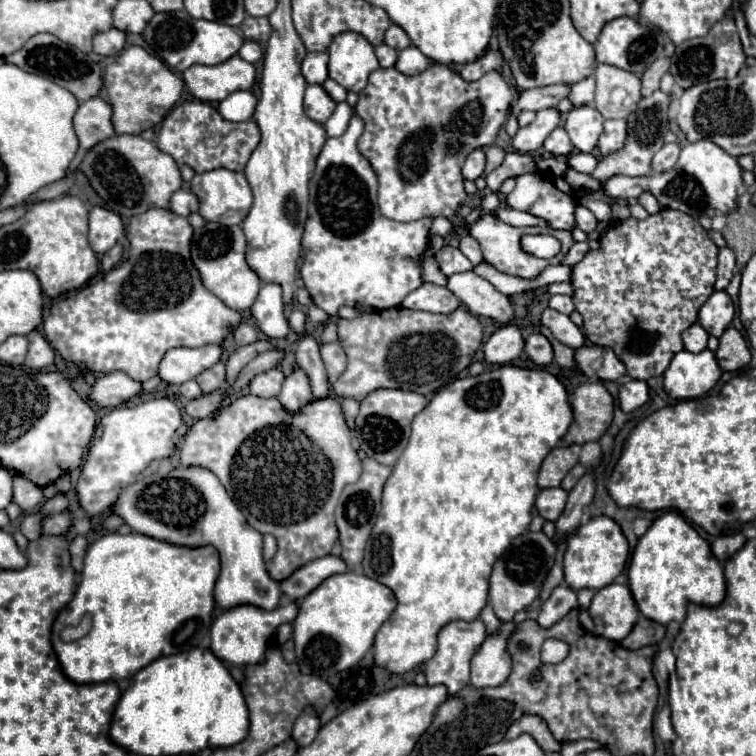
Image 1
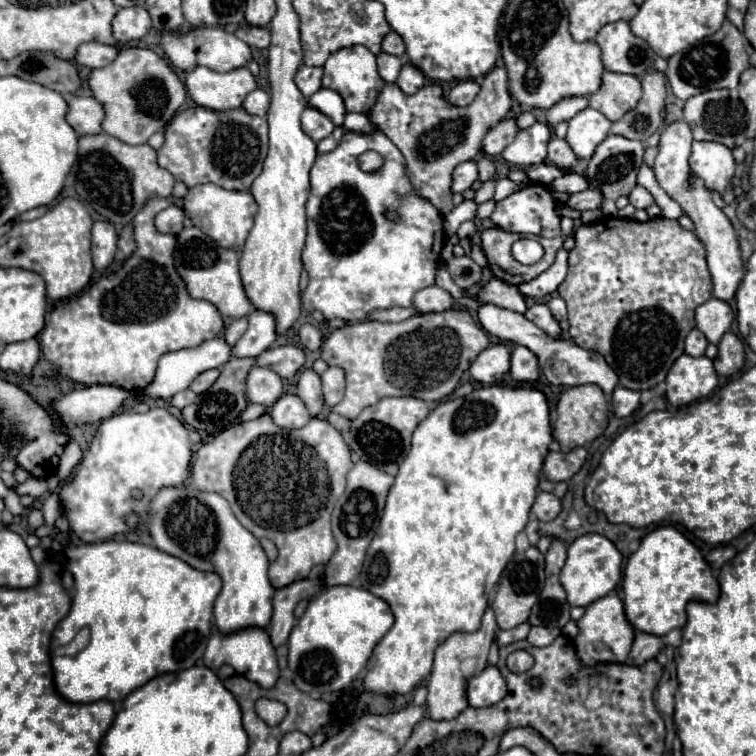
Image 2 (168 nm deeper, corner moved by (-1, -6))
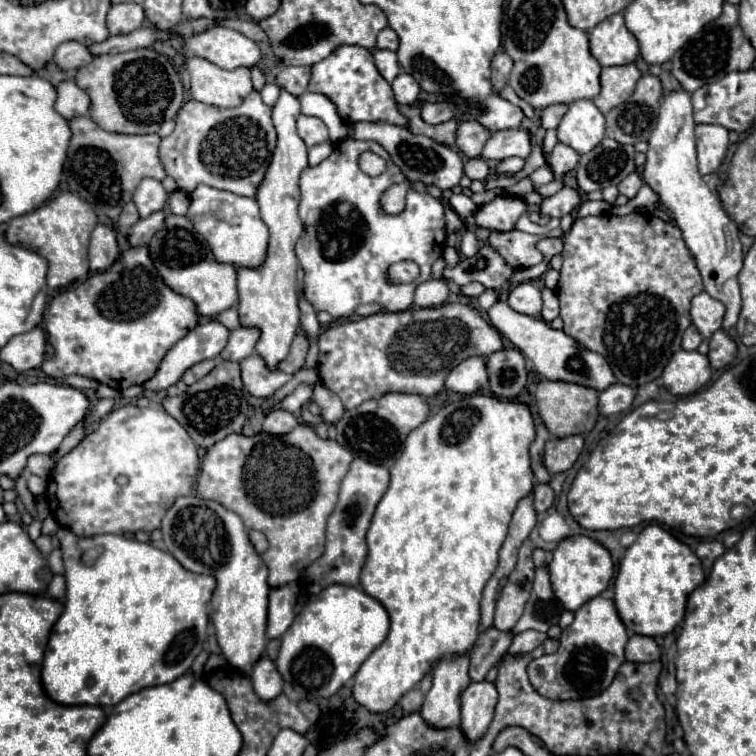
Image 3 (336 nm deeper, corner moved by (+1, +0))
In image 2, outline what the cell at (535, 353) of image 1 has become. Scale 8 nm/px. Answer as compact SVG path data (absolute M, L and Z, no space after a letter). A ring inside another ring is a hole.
M516 346L510 352L510 378L518 384L528 384L538 378L538 358L524 346Z

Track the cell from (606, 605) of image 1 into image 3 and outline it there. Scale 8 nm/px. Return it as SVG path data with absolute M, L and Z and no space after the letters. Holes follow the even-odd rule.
M596 596L578 608L574 622L564 628L560 636L560 650L556 654L536 658L528 664L530 682L542 696L552 700L596 696L612 684L616 670L624 662L626 642L628 632L620 622L614 600Z

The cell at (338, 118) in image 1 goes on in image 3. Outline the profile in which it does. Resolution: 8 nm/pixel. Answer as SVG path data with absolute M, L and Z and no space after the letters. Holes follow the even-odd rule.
M326 140L326 142L322 142L322 144L316 144L316 146L312 146L310 148L310 152L308 152L308 160L310 160L310 164L314 166L314 164L320 164L324 158L328 158L330 156L330 152L332 152L332 142L330 140Z

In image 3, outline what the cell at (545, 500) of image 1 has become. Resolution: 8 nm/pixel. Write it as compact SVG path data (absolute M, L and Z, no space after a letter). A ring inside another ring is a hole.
M536 484L532 496L536 512L546 512L554 504L554 490L548 484Z

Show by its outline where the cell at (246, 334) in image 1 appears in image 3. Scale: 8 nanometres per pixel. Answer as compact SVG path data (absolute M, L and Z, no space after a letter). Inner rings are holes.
M232 306L230 310L224 310L218 314L216 318L220 324L224 324L228 330L236 330L240 326L240 320L238 320L238 308Z

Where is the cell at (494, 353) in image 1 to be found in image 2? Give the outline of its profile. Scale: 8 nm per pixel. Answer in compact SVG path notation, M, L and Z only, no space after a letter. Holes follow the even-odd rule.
M504 344L488 346L478 354L478 358L470 364L468 374L472 380L492 386L492 384L502 384L508 382L510 370L510 350Z

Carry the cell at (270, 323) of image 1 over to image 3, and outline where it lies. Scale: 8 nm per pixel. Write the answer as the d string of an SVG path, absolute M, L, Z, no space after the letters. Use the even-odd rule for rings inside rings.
M240 326L238 330L232 330L230 340L222 350L222 358L236 362L248 358L250 354L254 354L258 338L260 338L260 330L254 326Z

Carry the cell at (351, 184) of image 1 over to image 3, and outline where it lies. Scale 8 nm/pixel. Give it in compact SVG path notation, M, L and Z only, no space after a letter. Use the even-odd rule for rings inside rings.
M344 138L344 140L340 140L338 146L336 146L336 150L334 150L324 162L320 162L318 166L308 166L308 168L302 172L302 176L300 176L300 190L302 190L302 198L300 198L300 218L302 218L302 222L304 222L304 234L302 234L302 236L298 238L298 242L296 242L296 256L298 256L300 264L302 264L302 268L304 268L304 288L302 288L302 294L304 294L304 298L314 306L316 312L326 310L326 312L332 314L334 318L344 318L344 316L352 316L356 306L360 306L360 304L374 304L374 302L378 302L386 312L408 310L408 308L412 306L414 288L416 288L420 282L426 282L426 280L432 278L432 264L442 256L442 250L444 250L444 244L446 244L444 206L442 206L436 198L432 198L428 192L416 192L414 188L410 188L410 190L408 190L408 196L406 196L406 210L404 210L400 216L384 216L384 214L380 212L380 196L382 196L382 192L384 192L390 184L404 182L404 180L406 180L406 176L400 172L400 168L392 162L390 154L388 154L378 142L362 142L362 140L354 140L354 138ZM364 150L372 150L372 152L380 154L380 156L388 162L388 168L386 168L386 172L384 172L382 176L372 178L372 176L364 174L364 172L358 168L358 156L360 156ZM402 260L412 260L412 262L416 262L416 264L420 266L420 276L418 276L414 282L410 282L410 284L392 284L392 282L388 280L388 268L390 268L392 264L396 264L396 262L402 262Z

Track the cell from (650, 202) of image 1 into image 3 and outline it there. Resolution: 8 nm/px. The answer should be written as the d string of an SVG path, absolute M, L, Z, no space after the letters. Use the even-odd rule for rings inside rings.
M632 172L628 178L624 178L624 182L620 182L618 190L620 190L620 194L624 194L624 196L628 196L628 198L634 198L634 196L638 194L638 190L640 190L642 184L644 184L644 182L642 182L640 174L638 174L638 172Z

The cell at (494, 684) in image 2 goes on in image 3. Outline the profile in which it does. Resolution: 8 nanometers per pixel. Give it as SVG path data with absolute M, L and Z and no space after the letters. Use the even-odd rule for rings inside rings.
M488 680L472 682L462 692L462 730L470 740L480 738L490 726L498 702L496 686Z

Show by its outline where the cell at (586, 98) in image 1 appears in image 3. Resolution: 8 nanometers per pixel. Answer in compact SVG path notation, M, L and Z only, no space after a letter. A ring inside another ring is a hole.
M554 104L554 106L548 106L542 110L540 114L540 124L548 130L548 128L556 128L560 124L560 120L564 118L568 106L566 104Z

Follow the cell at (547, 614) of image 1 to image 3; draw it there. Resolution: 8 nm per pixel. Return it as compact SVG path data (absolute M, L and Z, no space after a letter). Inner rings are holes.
M524 630L520 634L514 636L508 652L512 654L526 654L532 652L536 646L540 646L548 636L544 632L536 632L536 630Z

